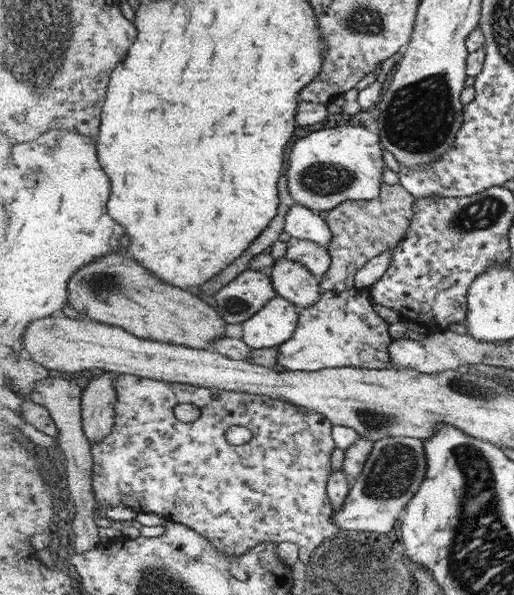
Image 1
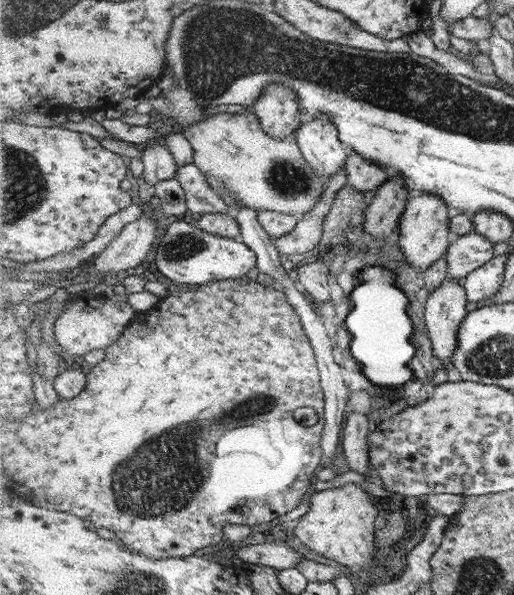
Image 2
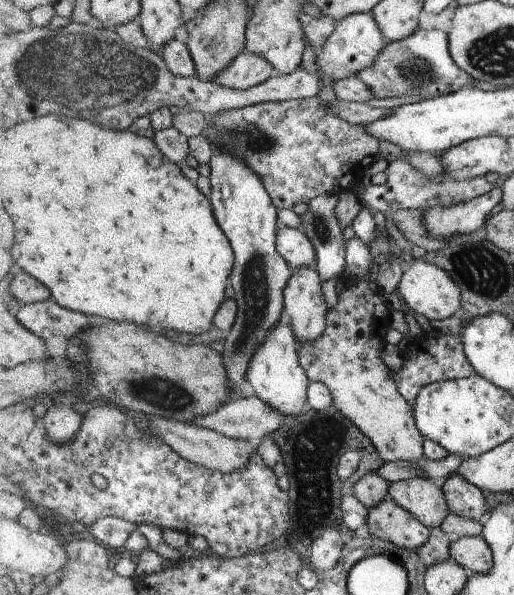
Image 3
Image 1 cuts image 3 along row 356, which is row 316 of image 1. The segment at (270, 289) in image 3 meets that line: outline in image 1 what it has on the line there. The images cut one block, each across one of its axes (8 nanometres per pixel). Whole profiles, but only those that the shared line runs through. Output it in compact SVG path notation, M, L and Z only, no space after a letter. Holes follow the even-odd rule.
M250 268L214 295L217 309L232 324L244 323L252 318L275 296L272 277Z

